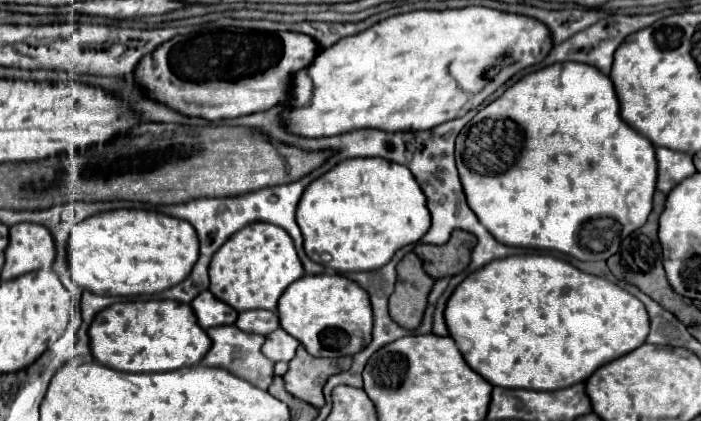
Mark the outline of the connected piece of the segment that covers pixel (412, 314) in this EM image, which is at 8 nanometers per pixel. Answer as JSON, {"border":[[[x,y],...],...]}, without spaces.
{"border":[[[413,252],[397,264],[397,284],[389,298],[389,316],[401,328],[413,330],[421,324],[433,282],[435,280],[425,274],[421,260]]]}

